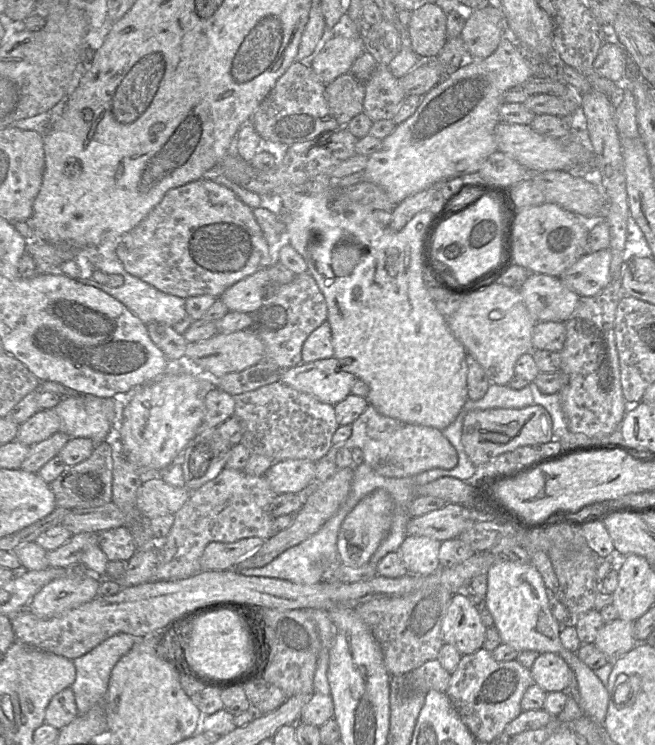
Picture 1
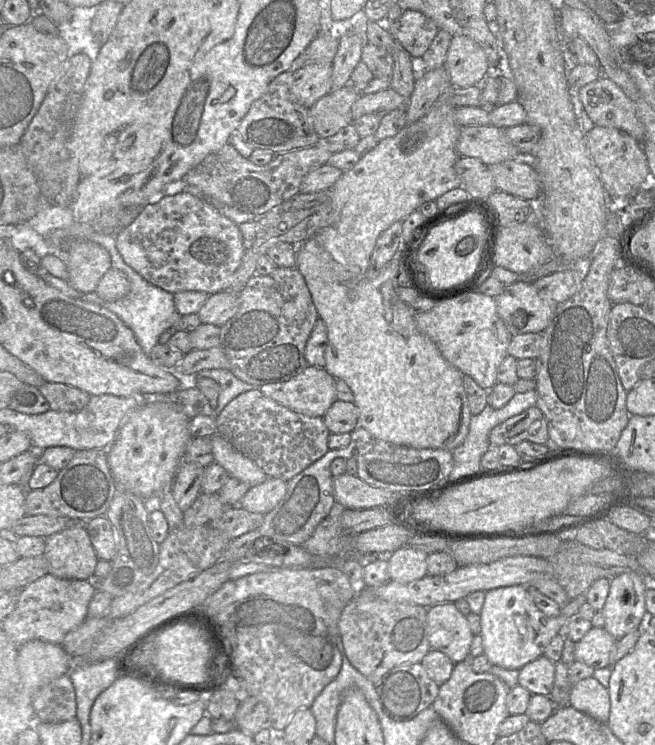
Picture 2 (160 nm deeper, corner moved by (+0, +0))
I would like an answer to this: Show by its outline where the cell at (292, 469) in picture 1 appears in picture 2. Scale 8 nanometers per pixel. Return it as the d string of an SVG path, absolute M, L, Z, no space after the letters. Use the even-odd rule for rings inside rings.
M268 477L263 483L251 486L238 506L253 513L267 514L284 497L287 481Z

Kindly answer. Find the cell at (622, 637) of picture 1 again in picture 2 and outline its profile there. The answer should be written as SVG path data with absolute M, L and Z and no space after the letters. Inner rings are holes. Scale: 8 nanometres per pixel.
M592 627L575 643L575 661L583 662L594 670L608 667L610 652L616 641L604 628Z

